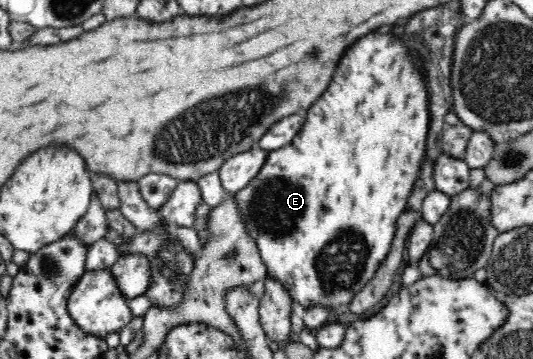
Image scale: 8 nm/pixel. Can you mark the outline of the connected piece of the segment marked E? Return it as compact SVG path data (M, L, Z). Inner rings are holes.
M392 30L385 33L368 33L360 37L356 43L352 43L348 51L344 51L340 65L336 67L332 79L328 81L326 91L306 111L308 113L305 113L305 120L300 131L288 145L269 152L266 164L262 166L256 179L252 179L248 186L236 193L236 200L246 220L246 228L252 234L252 238L256 239L254 242L260 248L268 274L278 278L286 286L300 309L308 304L322 302L334 312L336 307L347 305L352 295L363 286L362 283L371 278L370 275L376 271L378 264L390 249L396 218L408 209L407 201L419 177L421 163L425 157L424 149L427 144L428 131L430 131L430 96L428 96L428 80L424 75L424 59L414 51L414 48L410 48L410 42L406 42L402 36L398 36Z

